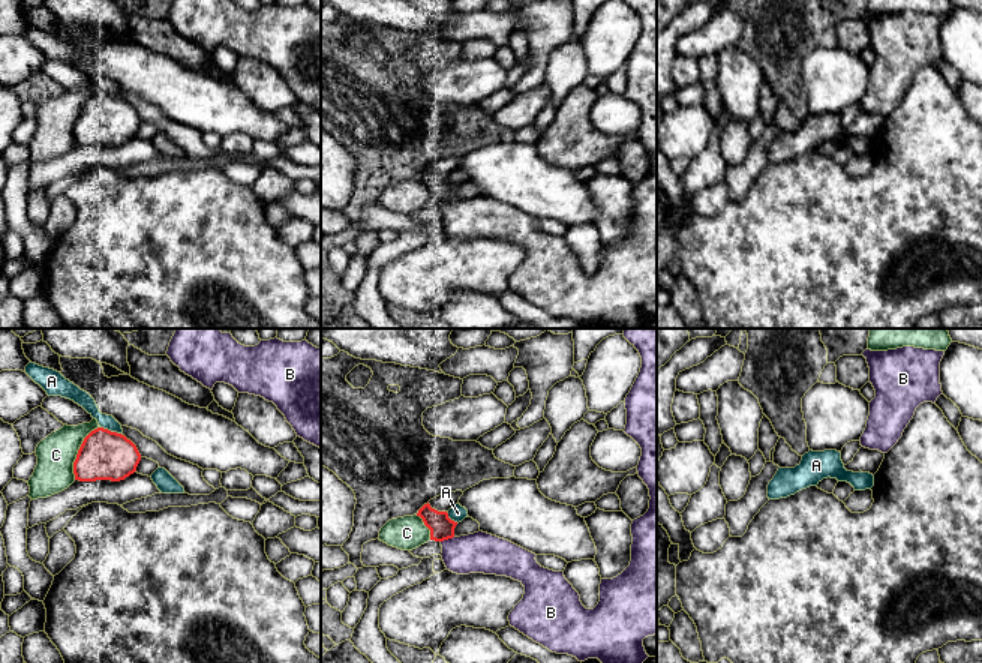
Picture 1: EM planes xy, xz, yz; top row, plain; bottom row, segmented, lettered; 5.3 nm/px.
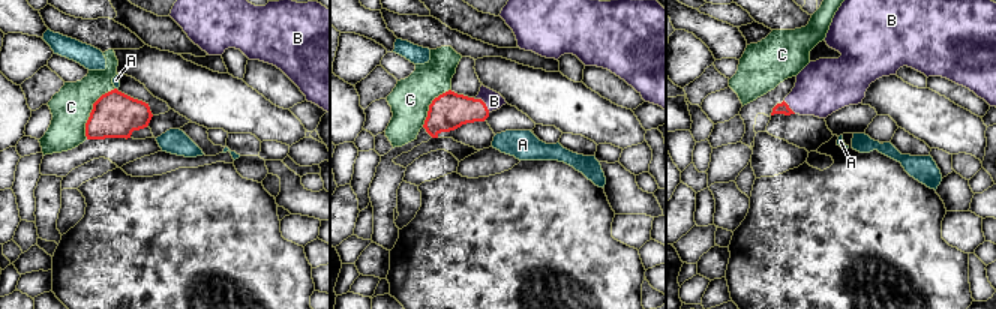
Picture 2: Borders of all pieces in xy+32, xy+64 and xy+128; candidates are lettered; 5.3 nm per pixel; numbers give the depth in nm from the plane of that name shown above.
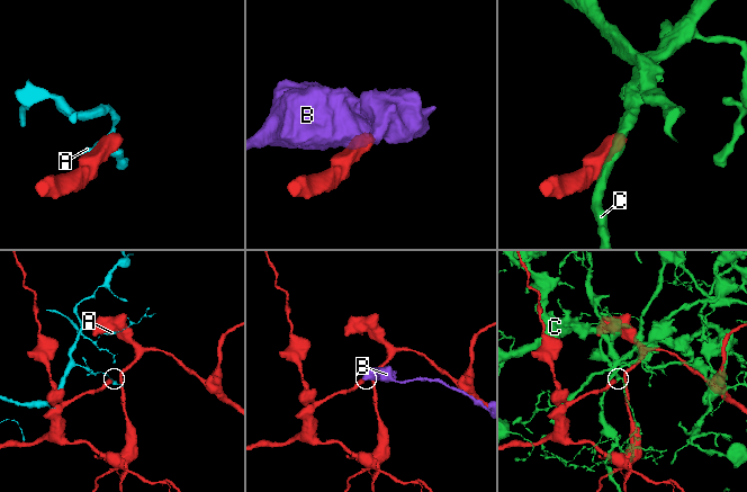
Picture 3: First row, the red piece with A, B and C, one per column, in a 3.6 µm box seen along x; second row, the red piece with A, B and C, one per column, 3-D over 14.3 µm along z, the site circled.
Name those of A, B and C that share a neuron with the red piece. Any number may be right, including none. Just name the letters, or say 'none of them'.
B

